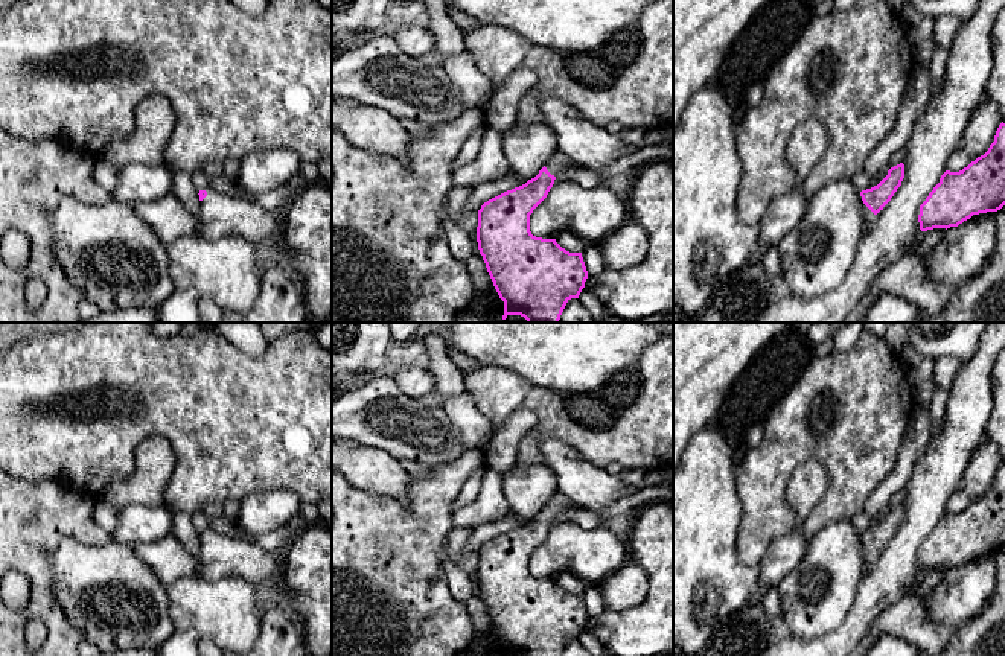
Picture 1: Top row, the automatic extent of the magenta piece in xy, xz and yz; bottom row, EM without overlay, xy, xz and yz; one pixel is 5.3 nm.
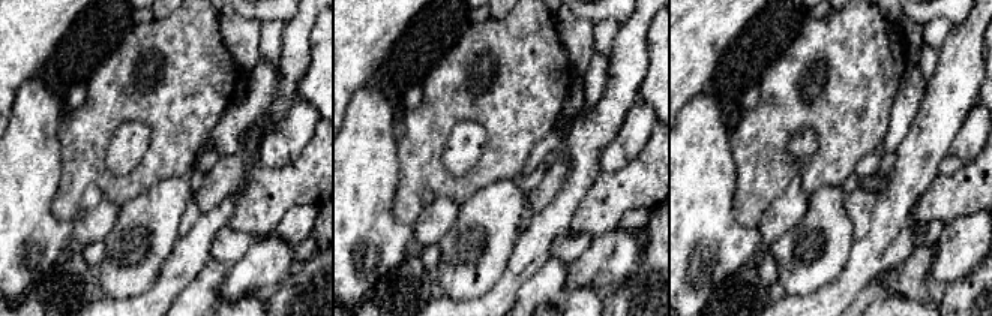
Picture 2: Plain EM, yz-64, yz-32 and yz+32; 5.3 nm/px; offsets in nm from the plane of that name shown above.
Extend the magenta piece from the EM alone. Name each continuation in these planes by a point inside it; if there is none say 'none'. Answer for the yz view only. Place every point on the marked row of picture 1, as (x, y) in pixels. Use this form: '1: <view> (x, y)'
1: yz (868, 216)

